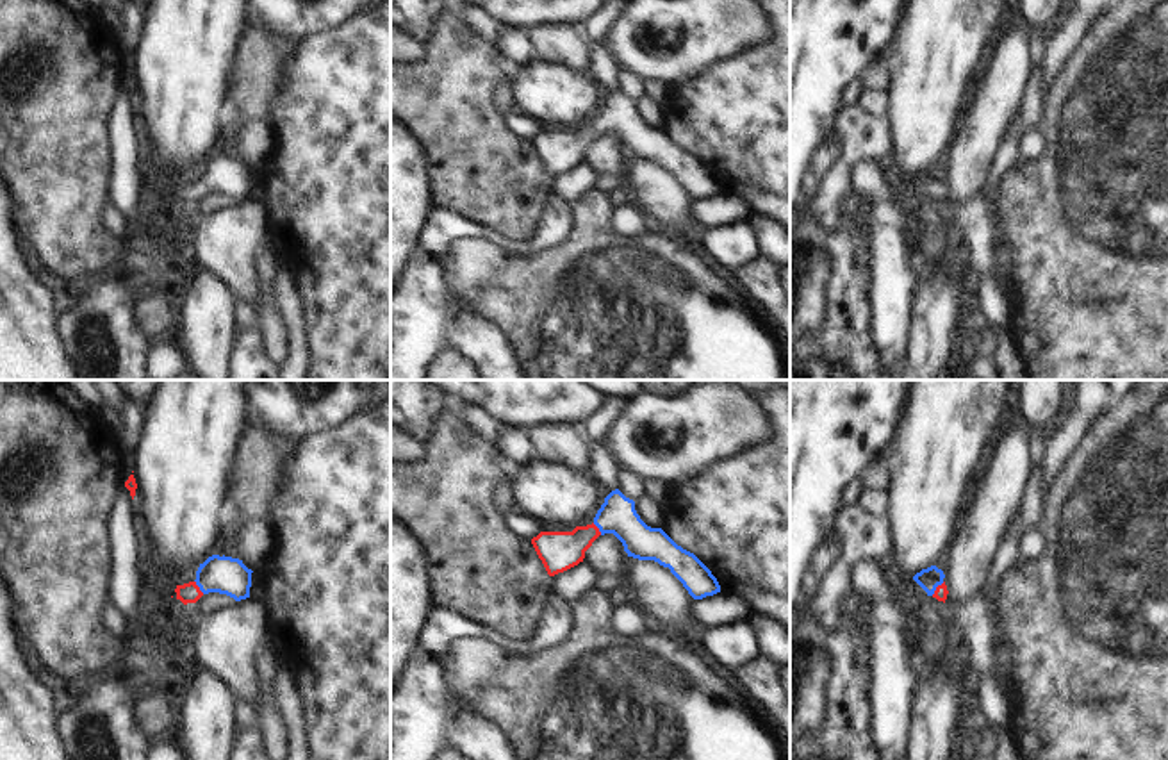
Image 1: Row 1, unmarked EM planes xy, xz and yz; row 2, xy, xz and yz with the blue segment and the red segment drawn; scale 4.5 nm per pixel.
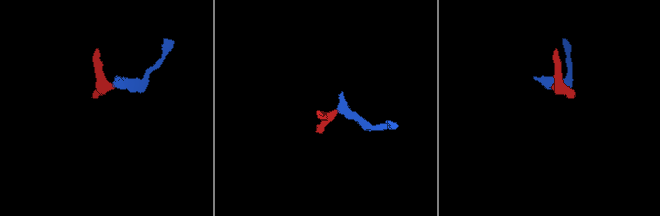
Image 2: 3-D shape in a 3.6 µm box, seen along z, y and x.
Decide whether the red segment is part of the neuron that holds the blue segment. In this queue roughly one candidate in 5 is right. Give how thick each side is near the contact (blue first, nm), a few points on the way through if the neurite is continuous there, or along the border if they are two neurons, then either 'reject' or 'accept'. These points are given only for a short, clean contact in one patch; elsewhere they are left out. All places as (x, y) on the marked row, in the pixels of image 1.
100/60 nm | across yz (929, 578), (937, 586), (940, 593) | accept

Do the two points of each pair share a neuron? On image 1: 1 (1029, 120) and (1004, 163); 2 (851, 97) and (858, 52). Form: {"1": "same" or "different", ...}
{"1": "same", "2": "different"}

